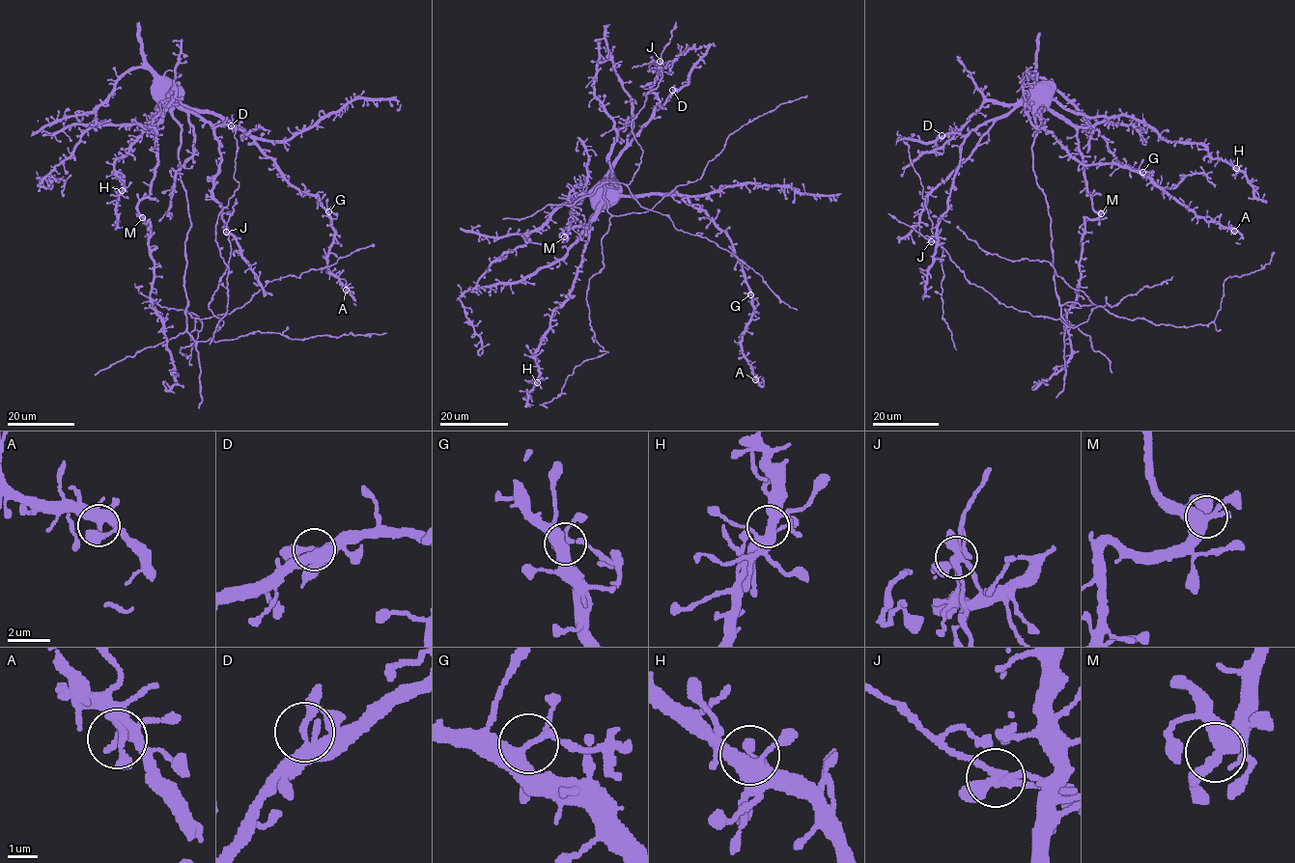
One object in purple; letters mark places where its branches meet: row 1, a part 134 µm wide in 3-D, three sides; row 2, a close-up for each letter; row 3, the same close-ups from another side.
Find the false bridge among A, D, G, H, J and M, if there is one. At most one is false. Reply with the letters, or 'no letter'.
G

